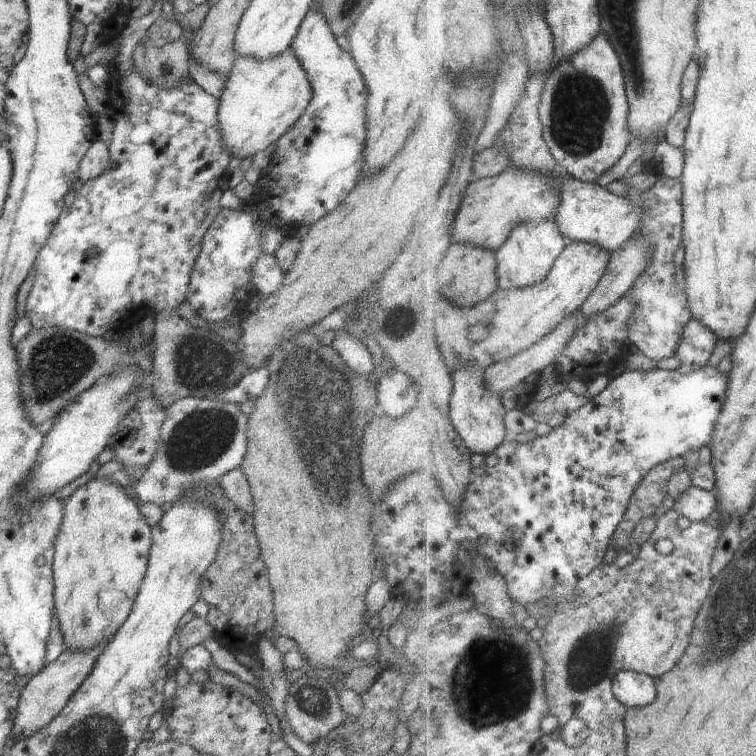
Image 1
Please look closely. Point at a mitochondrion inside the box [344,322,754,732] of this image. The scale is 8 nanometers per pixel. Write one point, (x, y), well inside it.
(491, 690)

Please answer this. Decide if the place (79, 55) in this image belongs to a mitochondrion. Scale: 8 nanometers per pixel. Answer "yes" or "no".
no

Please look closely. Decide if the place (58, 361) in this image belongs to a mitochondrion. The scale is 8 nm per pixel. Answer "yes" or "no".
yes

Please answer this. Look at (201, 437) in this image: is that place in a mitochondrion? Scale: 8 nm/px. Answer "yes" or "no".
yes

